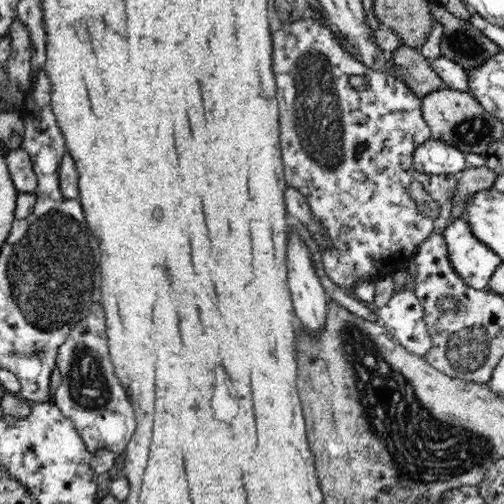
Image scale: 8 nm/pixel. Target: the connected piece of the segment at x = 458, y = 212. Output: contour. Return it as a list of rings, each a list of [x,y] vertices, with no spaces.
[[[488,166],[480,168],[466,168],[457,177],[458,202],[452,207],[450,221],[460,218],[465,213],[466,202],[474,193],[488,190],[493,187],[497,174]]]

